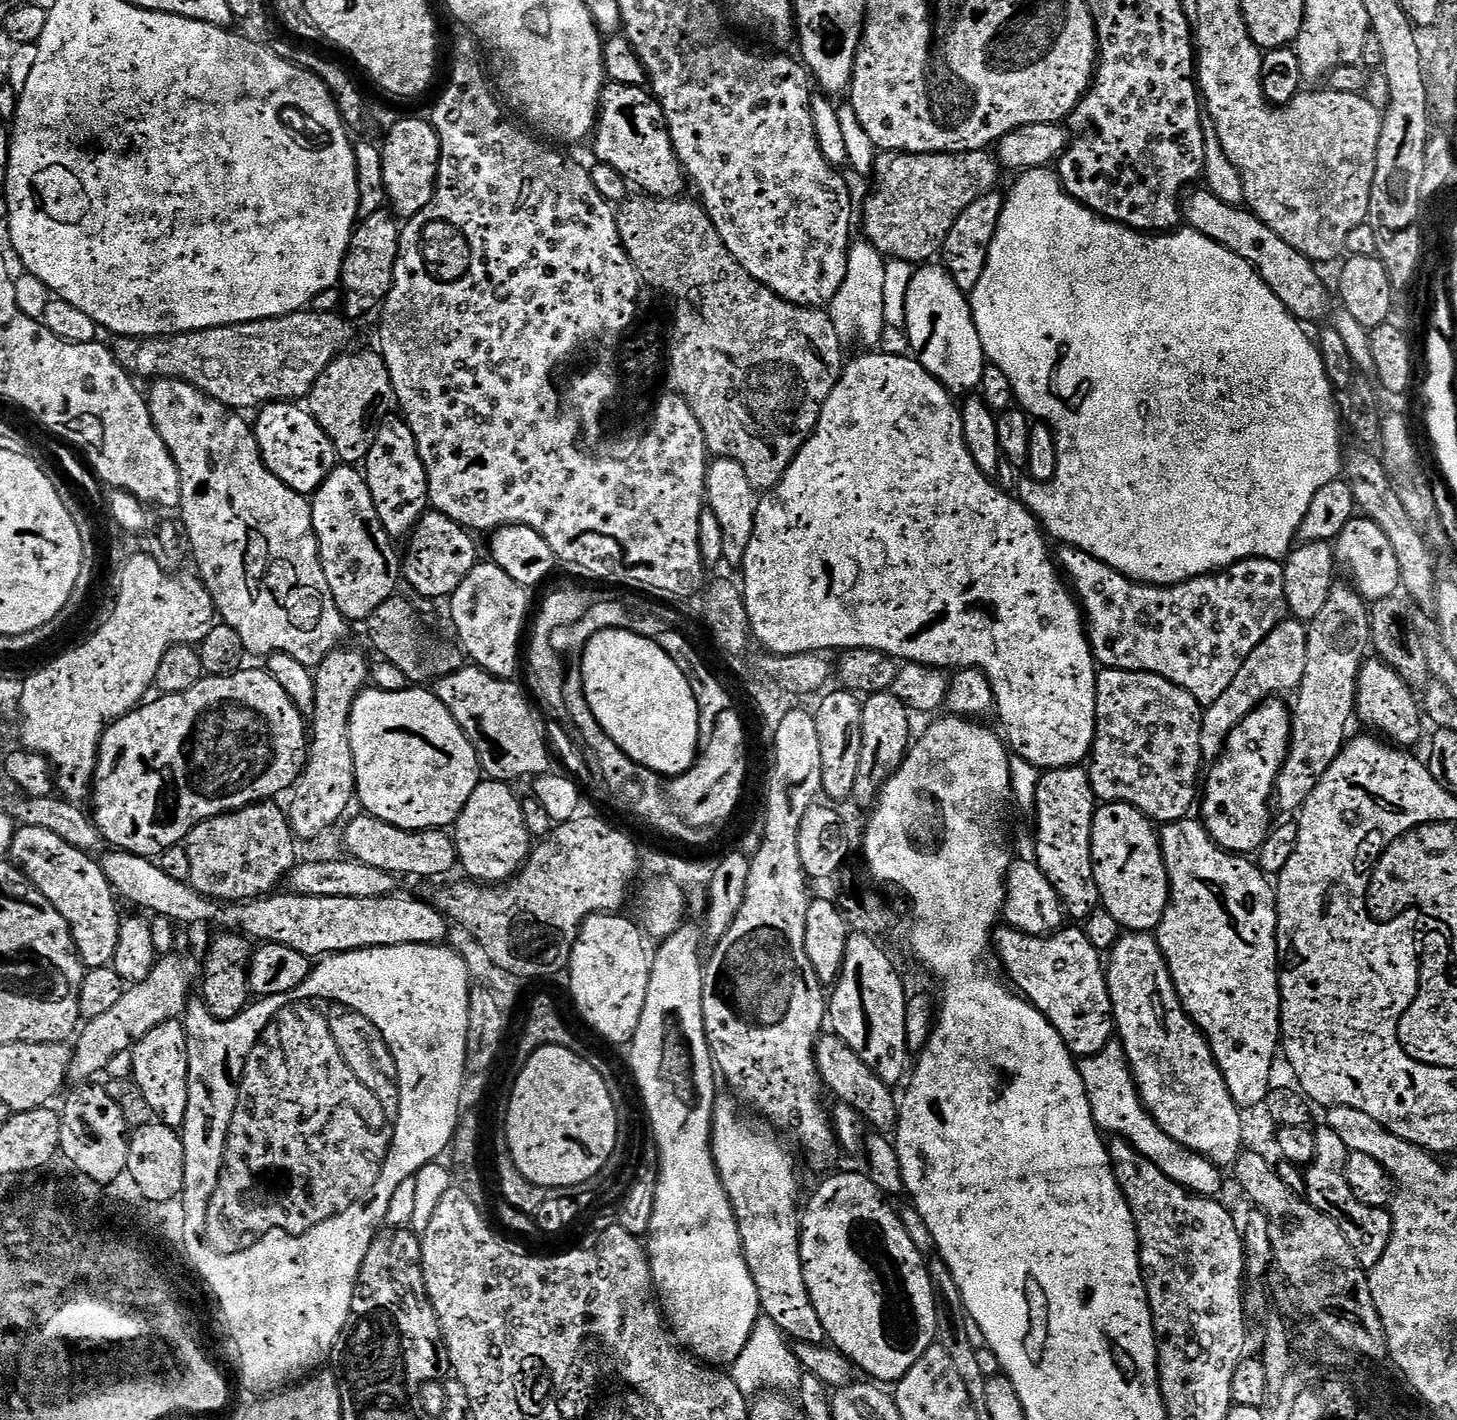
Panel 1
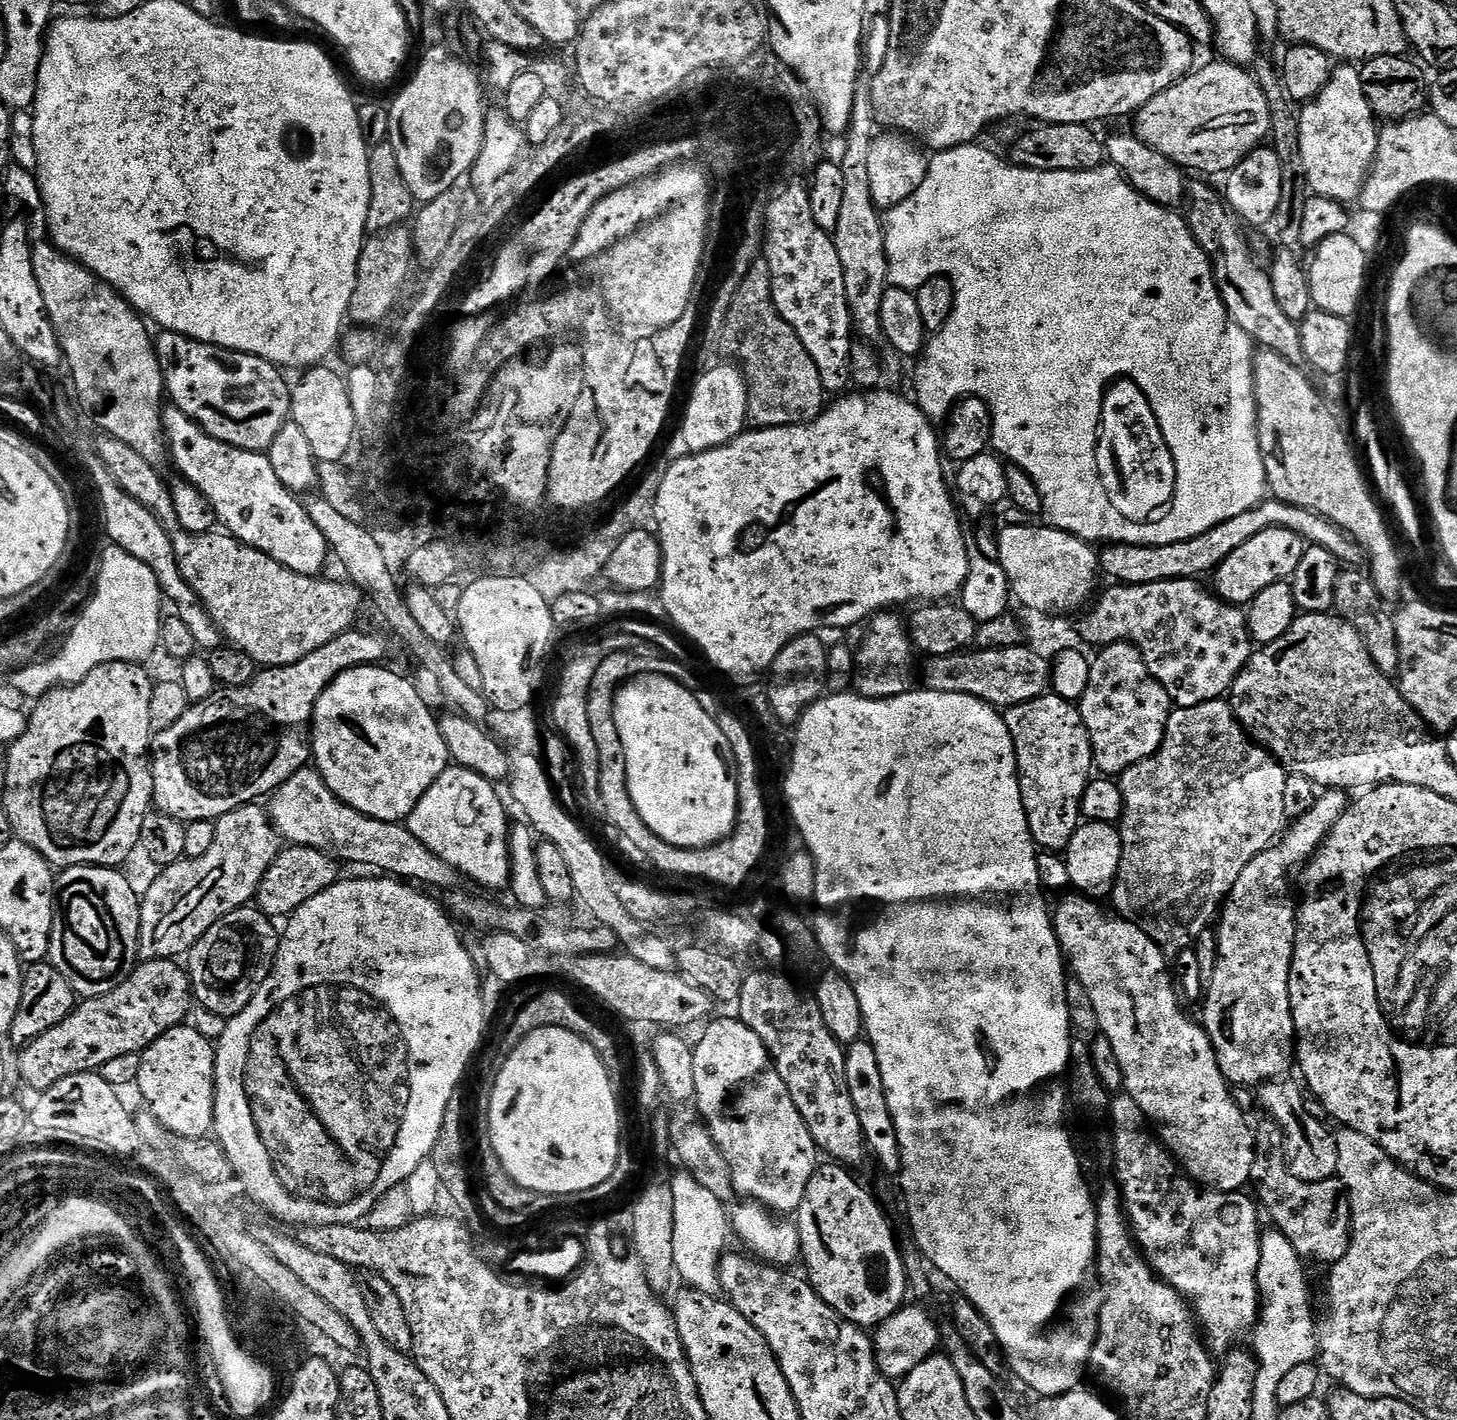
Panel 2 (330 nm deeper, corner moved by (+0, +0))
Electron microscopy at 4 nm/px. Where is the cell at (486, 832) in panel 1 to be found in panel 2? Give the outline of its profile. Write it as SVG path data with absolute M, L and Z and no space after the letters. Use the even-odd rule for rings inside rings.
M449 766L446 771L422 794L418 806L409 814L406 826L426 850L438 854L442 862L450 862L454 870L460 872L465 881L473 880L476 884L481 884L484 888L504 888L509 887L512 879L512 859L508 853L508 833L510 823L508 816L504 813L504 804L500 801L500 796L496 793L497 785L493 781L482 778L474 770L459 766Z

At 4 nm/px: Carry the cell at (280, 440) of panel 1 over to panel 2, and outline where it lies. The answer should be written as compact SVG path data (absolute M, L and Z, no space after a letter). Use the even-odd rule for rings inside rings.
M161 331L159 335L154 343L167 399L201 424L211 436L218 438L218 442L226 442L232 448L267 453L274 438L278 438L278 430L289 423L292 415L292 393L290 384L284 381L285 373L269 360L247 356L245 352L231 352L229 348L201 344L199 340L177 332Z

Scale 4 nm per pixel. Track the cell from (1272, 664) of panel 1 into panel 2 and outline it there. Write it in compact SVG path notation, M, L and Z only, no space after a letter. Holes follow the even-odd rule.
M1221 698L1202 702L1198 706L1176 708L1168 715L1168 725L1162 746L1148 760L1130 766L1118 777L1120 793L1124 799L1124 814L1118 821L1120 837L1122 838L1122 858L1116 875L1116 885L1112 887L1110 901L1115 915L1124 917L1134 926L1141 928L1147 935L1165 950L1191 949L1203 931L1217 919L1222 905L1228 899L1228 891L1238 882L1238 874L1250 866L1250 862L1258 854L1272 847L1274 841L1285 831L1286 810L1284 809L1284 788L1289 773L1283 764L1272 753L1261 748L1251 736L1245 732L1242 725L1232 715L1232 706L1227 699Z

